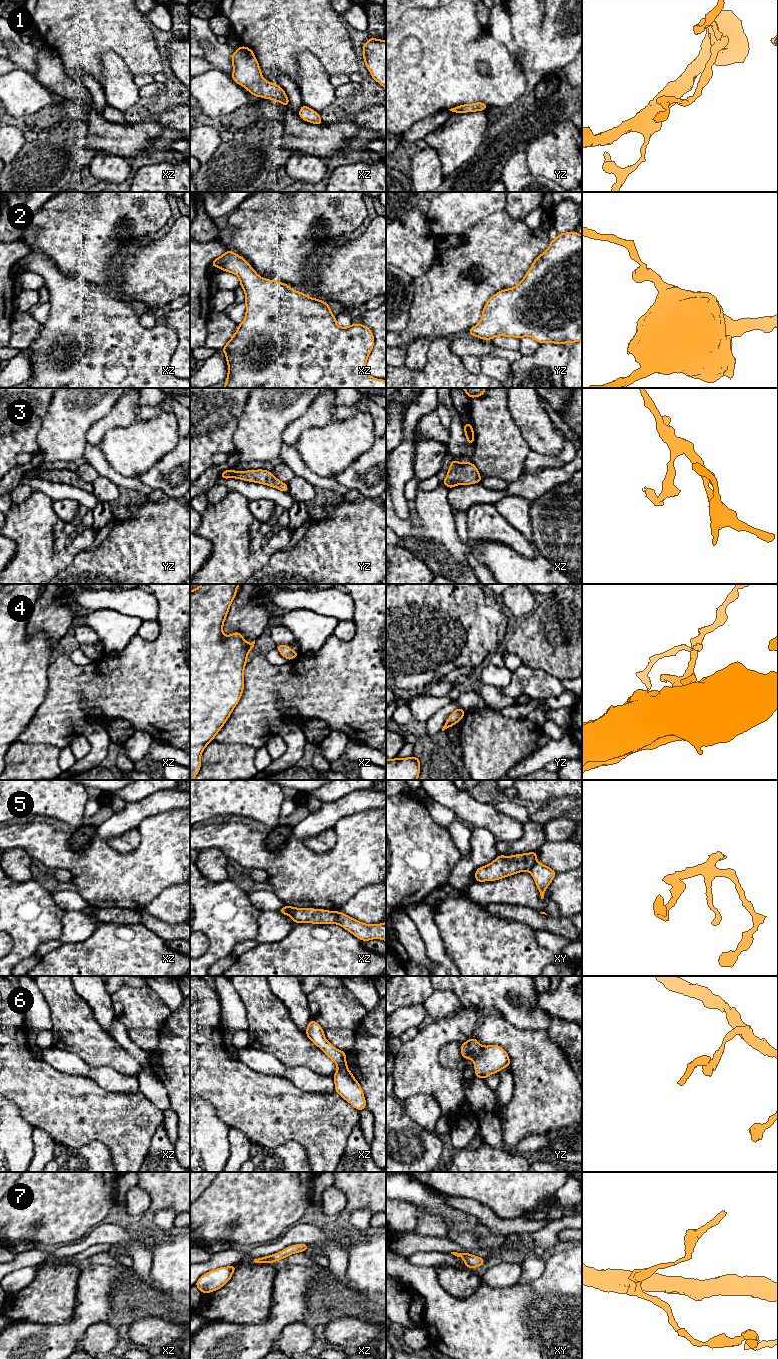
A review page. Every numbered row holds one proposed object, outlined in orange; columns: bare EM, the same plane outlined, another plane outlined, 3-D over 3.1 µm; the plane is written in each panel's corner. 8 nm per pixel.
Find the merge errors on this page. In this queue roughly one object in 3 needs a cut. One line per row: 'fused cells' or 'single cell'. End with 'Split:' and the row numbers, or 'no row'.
1: single cell
2: single cell
3: single cell
4: single cell
5: fused cells
6: fused cells
7: single cell
Split: 5, 6

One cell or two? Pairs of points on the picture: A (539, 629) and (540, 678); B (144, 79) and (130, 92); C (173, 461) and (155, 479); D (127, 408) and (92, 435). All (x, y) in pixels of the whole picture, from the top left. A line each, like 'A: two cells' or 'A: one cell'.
A: two cells
B: two cells
C: one cell
D: one cell

